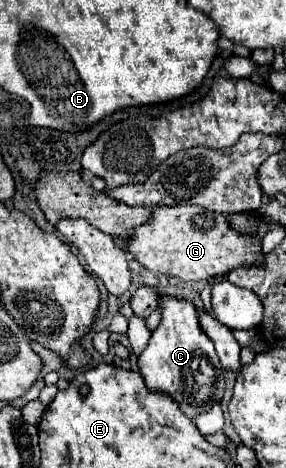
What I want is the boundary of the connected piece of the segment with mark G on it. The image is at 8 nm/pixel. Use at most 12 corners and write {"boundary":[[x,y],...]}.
{"boundary":[[156,206],[124,250],[150,272],[208,280],[262,262],[224,214]]}

